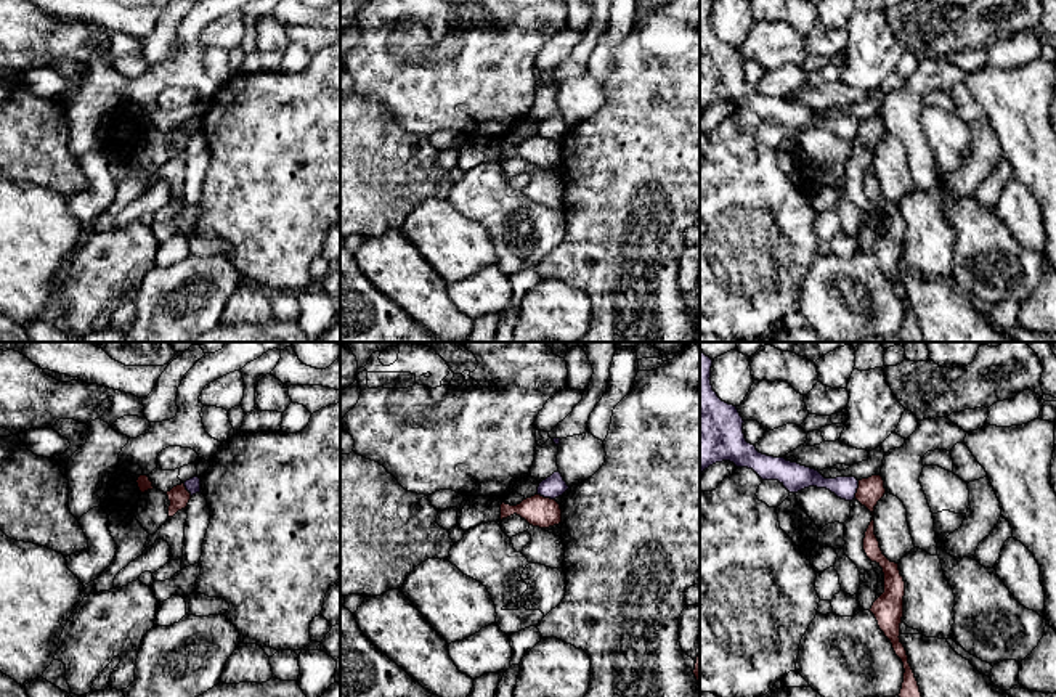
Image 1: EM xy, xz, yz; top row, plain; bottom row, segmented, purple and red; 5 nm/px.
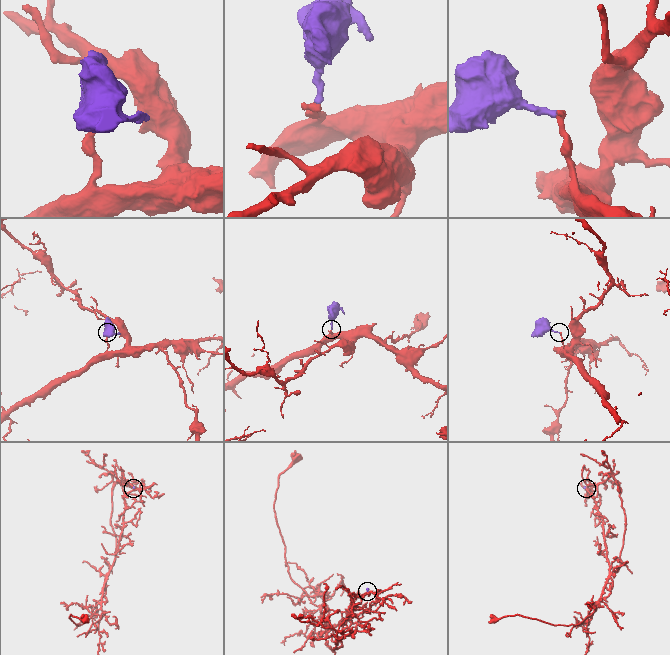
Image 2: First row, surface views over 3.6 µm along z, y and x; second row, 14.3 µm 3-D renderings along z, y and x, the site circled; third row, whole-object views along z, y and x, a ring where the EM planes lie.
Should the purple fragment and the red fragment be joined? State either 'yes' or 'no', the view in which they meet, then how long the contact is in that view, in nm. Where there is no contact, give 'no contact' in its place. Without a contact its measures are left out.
no | yz | 100 nm

